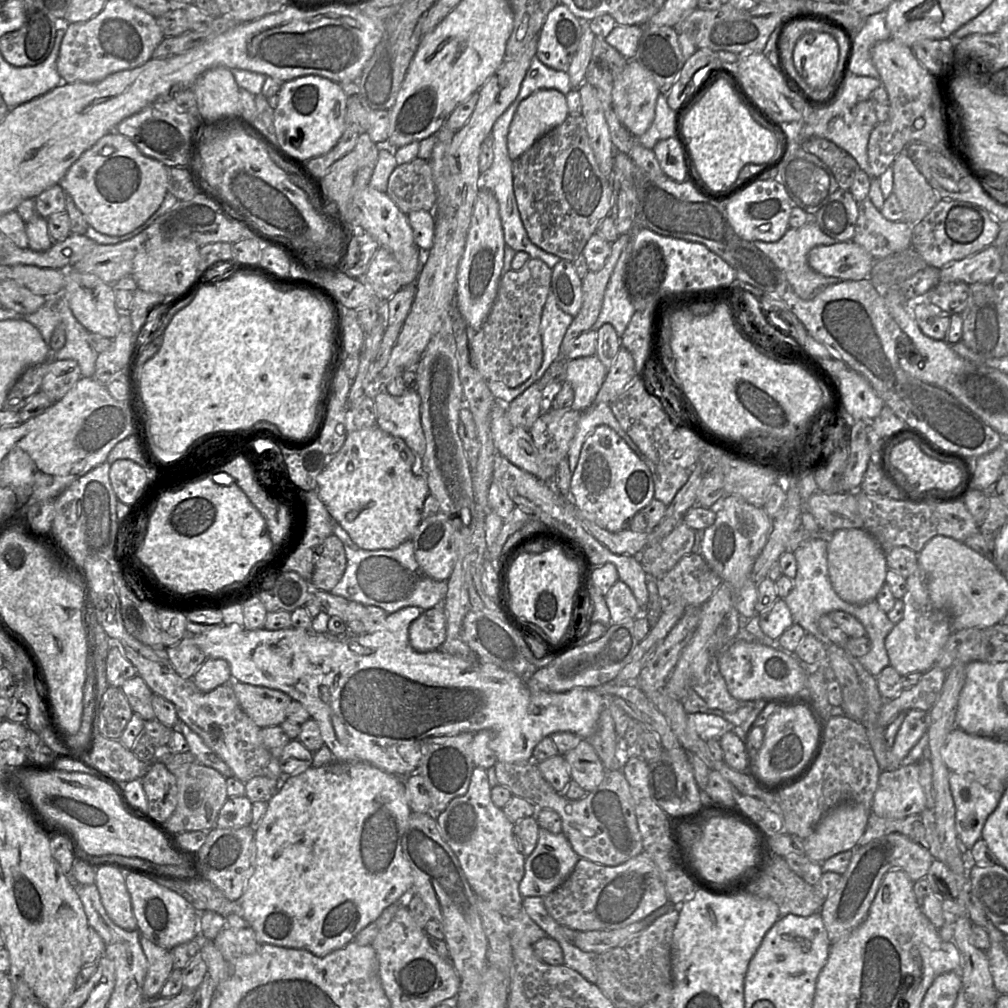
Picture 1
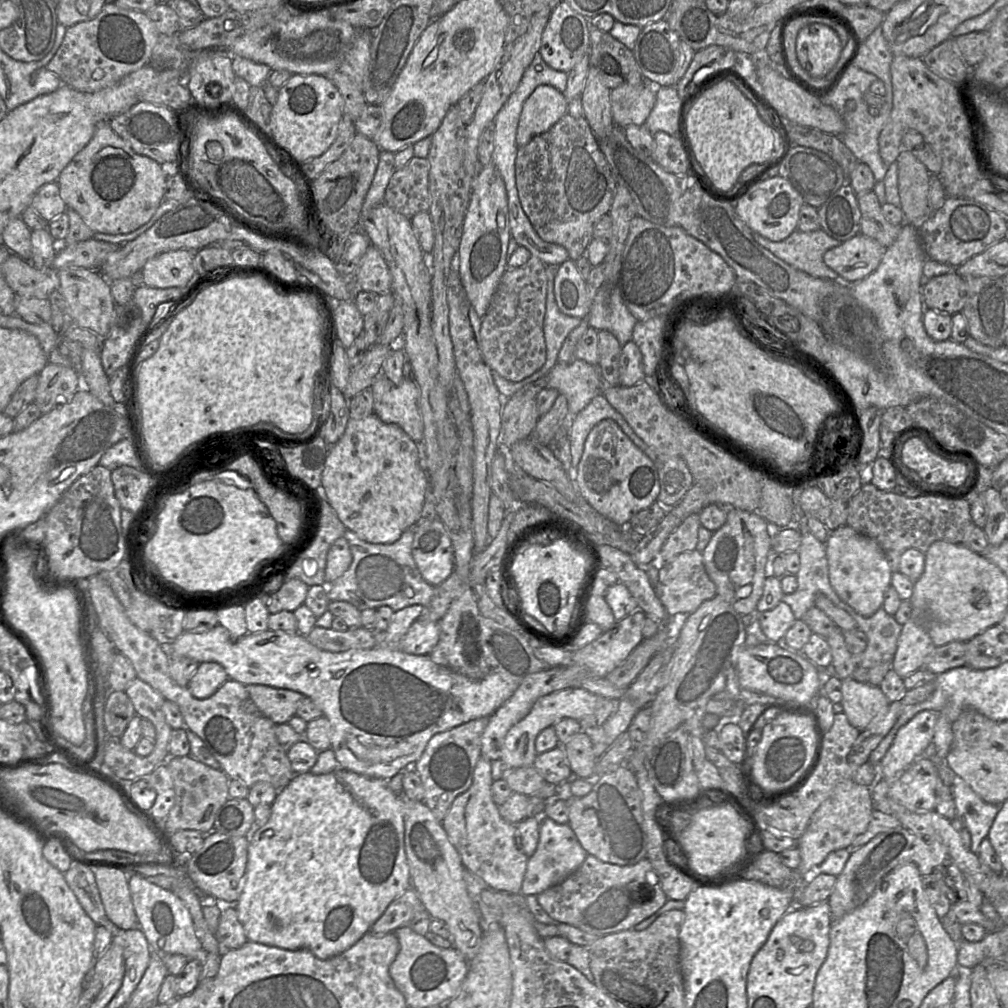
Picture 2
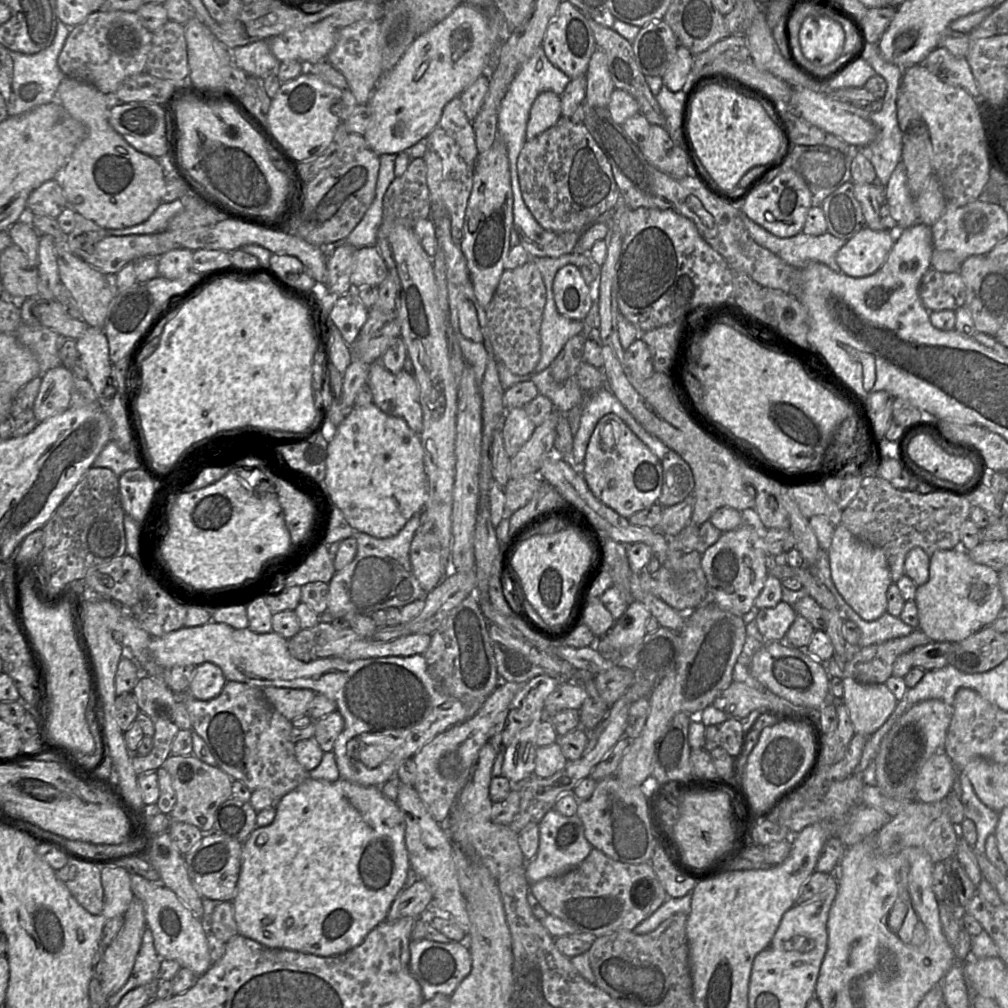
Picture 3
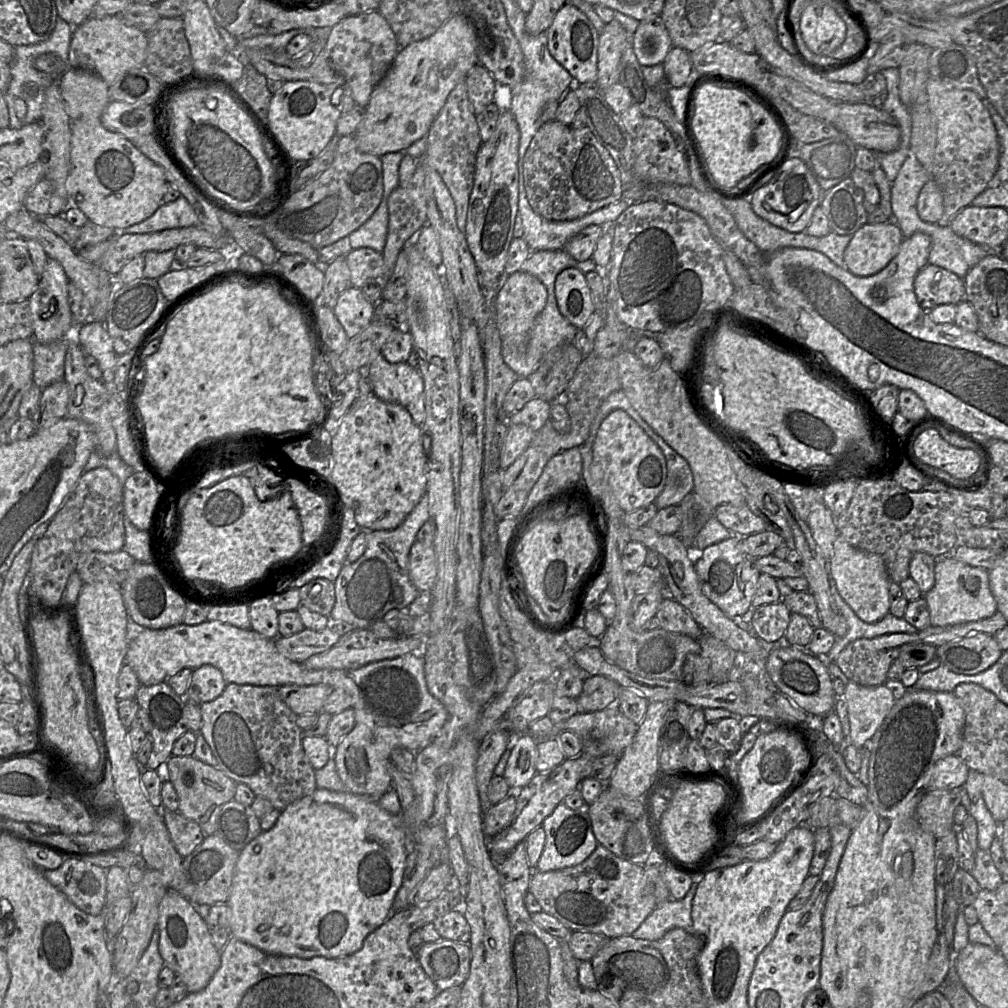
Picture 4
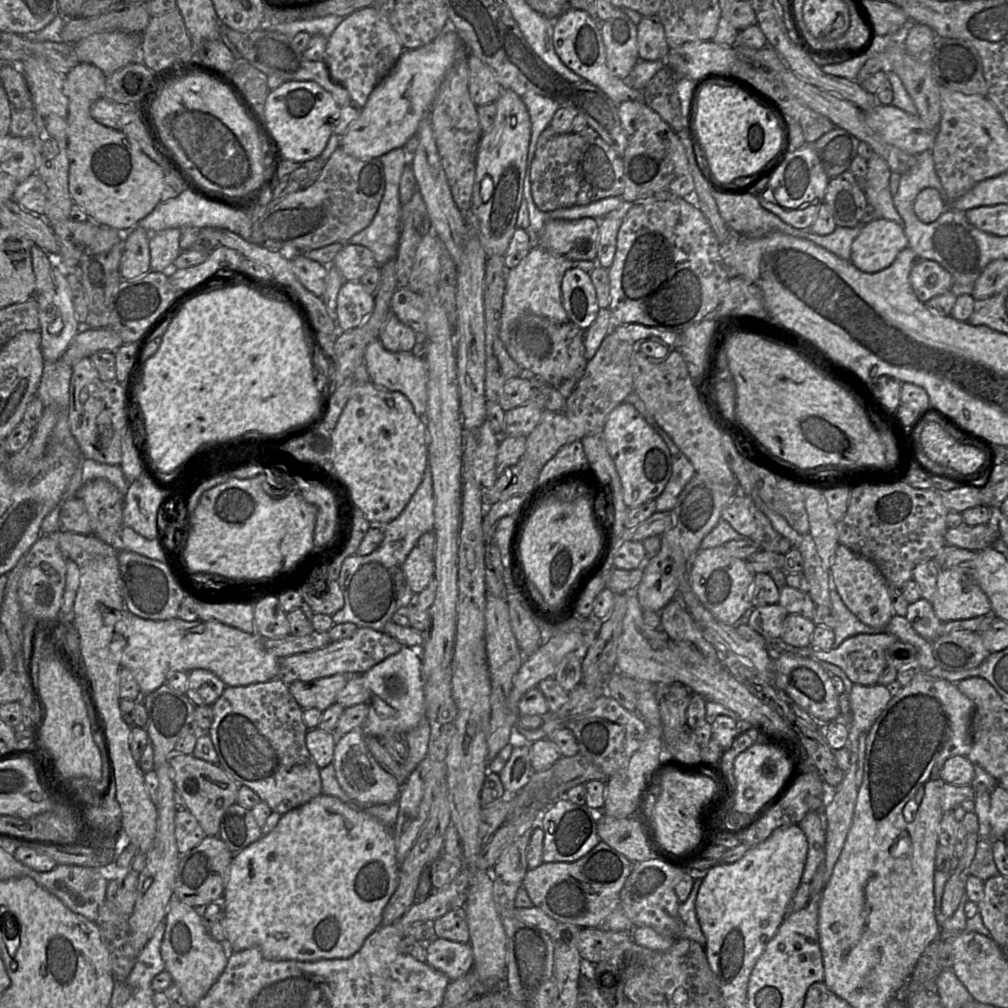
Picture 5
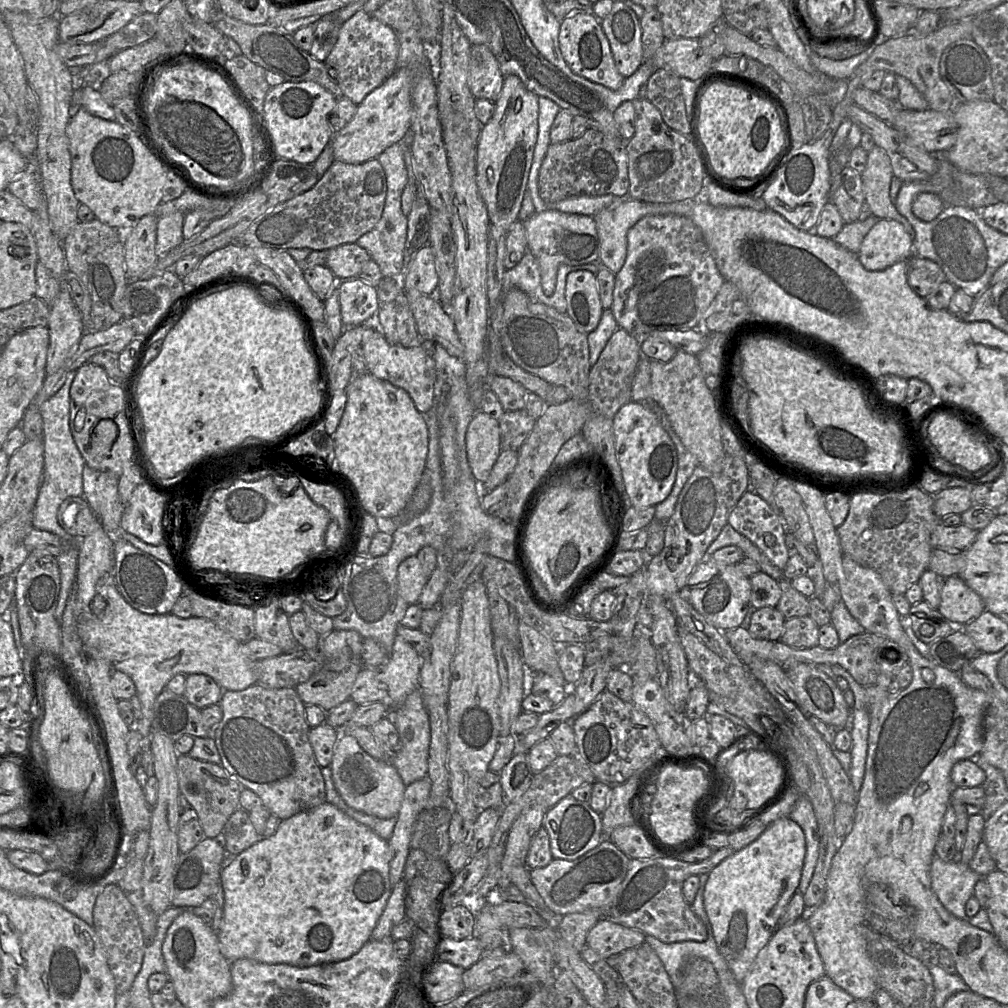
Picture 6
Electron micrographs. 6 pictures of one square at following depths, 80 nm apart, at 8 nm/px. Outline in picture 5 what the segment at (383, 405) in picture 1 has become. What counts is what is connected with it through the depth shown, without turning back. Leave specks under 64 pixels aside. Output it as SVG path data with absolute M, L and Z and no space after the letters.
M372 341L365 350L364 363L370 381L378 387L404 394L413 405L415 413L424 419L427 411L428 367L425 359L418 358L412 352L387 351L381 341Z

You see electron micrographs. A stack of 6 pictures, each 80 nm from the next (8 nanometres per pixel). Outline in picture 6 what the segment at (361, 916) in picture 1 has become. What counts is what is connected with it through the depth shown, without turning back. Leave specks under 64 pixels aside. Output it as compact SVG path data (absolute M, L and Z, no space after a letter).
M324 802L311 810L300 812L280 821L272 836L261 837L258 842L240 854L225 857L225 864L221 870L221 884L224 891L224 917L217 933L222 955L229 962L247 958L265 964L289 964L297 967L328 964L350 958L371 939L372 931L391 894L390 858L391 850L388 840L381 838L369 827L357 822L331 803Z

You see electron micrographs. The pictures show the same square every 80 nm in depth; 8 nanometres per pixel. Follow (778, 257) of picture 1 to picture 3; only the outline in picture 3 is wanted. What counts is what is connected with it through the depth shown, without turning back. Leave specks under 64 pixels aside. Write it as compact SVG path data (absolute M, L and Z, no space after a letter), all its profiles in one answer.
M742 212L742 219L754 241L795 268L809 263L823 263L834 272L841 272L836 254L847 240L826 232L818 236L799 233L789 238L779 238L756 224Z

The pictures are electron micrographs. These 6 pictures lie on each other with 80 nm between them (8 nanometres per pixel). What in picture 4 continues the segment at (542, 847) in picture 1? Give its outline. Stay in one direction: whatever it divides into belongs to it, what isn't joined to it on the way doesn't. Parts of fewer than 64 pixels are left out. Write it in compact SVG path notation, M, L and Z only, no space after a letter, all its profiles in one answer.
M561 802L551 815L544 819L541 827L545 831L545 844L534 871L547 872L576 866L587 859L596 849L598 842L593 833L586 807L573 810Z

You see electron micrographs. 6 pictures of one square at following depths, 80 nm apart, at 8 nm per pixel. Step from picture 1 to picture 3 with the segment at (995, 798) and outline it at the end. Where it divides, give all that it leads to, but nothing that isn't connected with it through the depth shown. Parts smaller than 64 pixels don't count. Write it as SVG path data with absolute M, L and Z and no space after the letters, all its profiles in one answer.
M959 771L958 779L962 789L960 801L964 807L964 815L971 819L976 826L977 840L974 845L974 853L984 853L986 840L990 834L994 834L999 814L978 798L971 781L964 773Z

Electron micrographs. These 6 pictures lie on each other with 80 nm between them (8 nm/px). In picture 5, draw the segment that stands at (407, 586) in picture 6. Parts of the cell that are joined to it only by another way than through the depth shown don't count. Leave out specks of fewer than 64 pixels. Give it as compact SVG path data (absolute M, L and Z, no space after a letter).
M416 545L403 564L403 572L415 595L421 593L434 578L434 558Z

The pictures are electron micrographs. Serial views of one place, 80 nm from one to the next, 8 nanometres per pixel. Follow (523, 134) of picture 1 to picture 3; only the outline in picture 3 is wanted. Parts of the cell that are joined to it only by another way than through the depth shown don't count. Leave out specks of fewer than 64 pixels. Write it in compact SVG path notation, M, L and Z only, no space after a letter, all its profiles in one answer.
M552 91L540 93L530 110L526 140L530 141L551 128L561 117L561 96Z

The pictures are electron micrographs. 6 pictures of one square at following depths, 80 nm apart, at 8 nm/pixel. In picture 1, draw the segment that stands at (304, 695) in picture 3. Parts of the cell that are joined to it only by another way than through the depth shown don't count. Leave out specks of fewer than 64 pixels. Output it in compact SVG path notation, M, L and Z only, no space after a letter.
M234 681L232 686L241 709L260 728L278 726L286 720L286 710L293 700L279 690Z

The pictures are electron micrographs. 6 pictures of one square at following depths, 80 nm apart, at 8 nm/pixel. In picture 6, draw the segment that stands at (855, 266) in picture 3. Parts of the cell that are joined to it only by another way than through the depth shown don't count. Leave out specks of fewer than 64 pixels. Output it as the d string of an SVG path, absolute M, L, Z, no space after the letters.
M881 219L863 238L857 256L865 269L884 270L914 256L913 241L899 222Z

